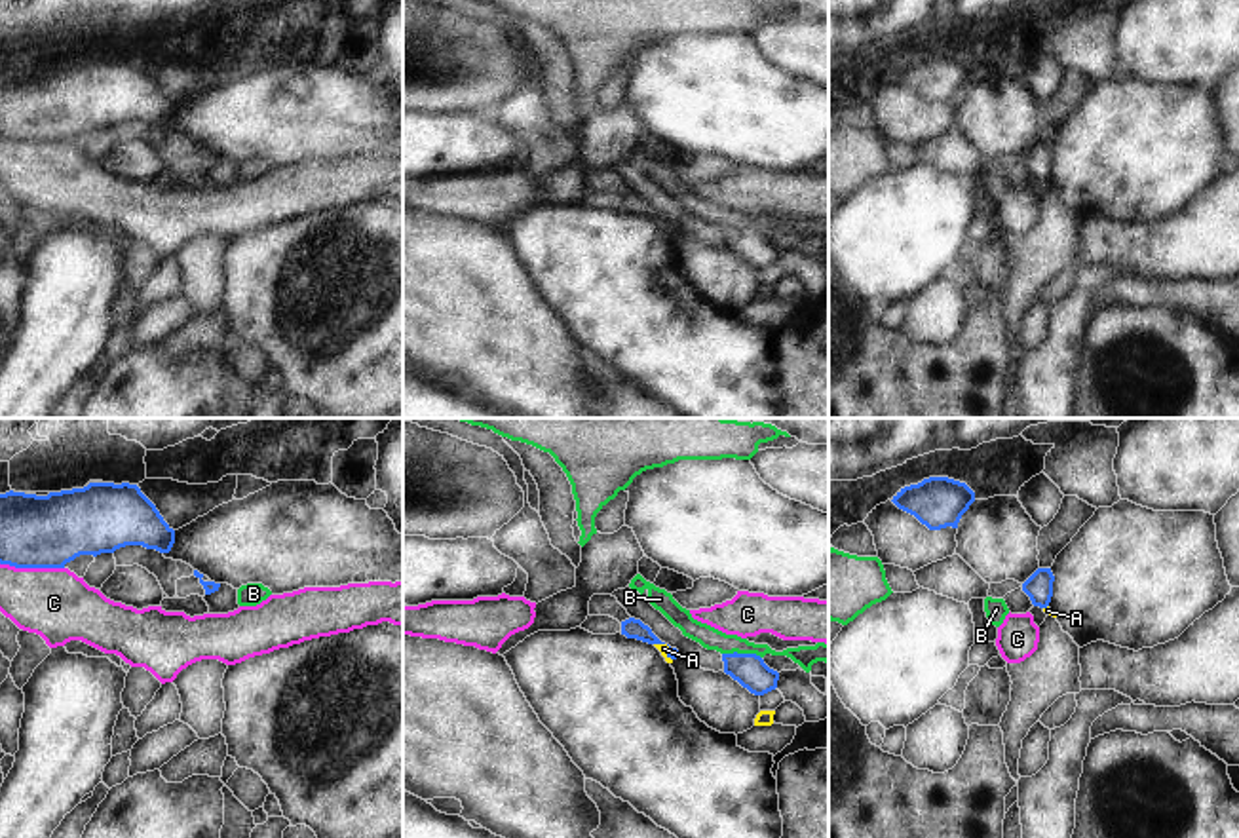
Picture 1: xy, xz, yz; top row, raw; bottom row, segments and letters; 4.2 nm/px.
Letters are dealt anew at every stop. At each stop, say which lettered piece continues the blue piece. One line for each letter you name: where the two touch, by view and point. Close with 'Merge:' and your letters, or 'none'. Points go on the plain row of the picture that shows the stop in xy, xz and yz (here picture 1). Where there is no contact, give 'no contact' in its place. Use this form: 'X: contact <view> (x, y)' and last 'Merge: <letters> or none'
Merge: none

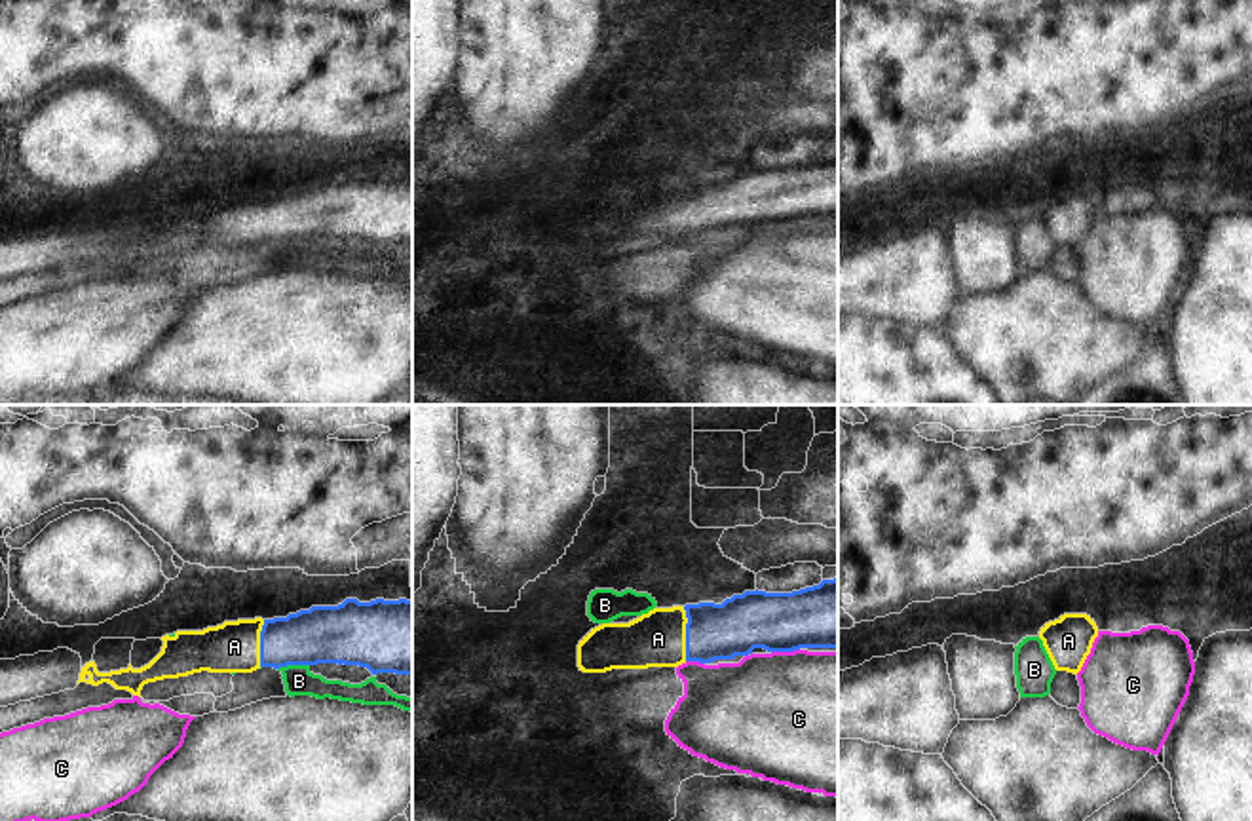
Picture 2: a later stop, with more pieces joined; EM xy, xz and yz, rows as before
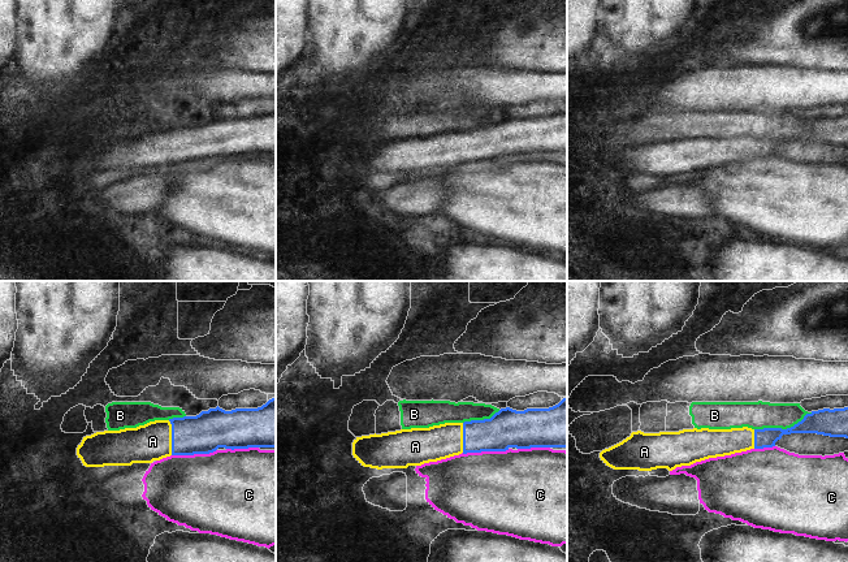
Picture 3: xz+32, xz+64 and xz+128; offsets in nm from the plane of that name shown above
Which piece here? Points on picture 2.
A: contact xz (686, 208)
Merge: A

